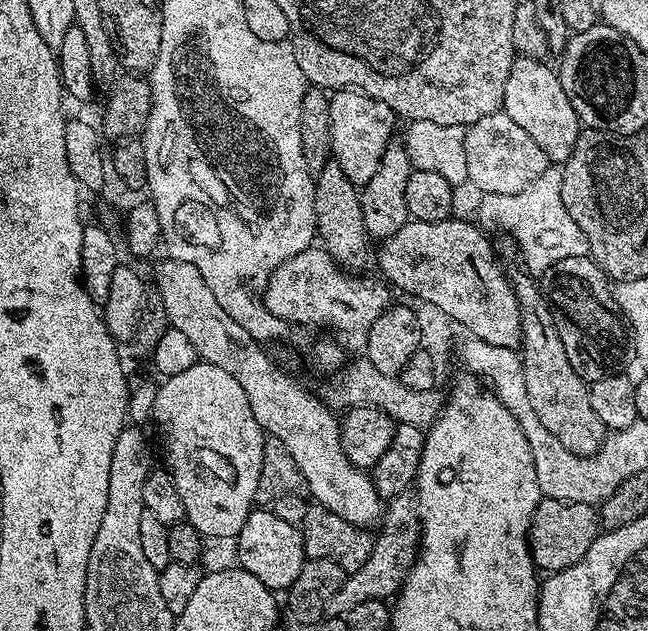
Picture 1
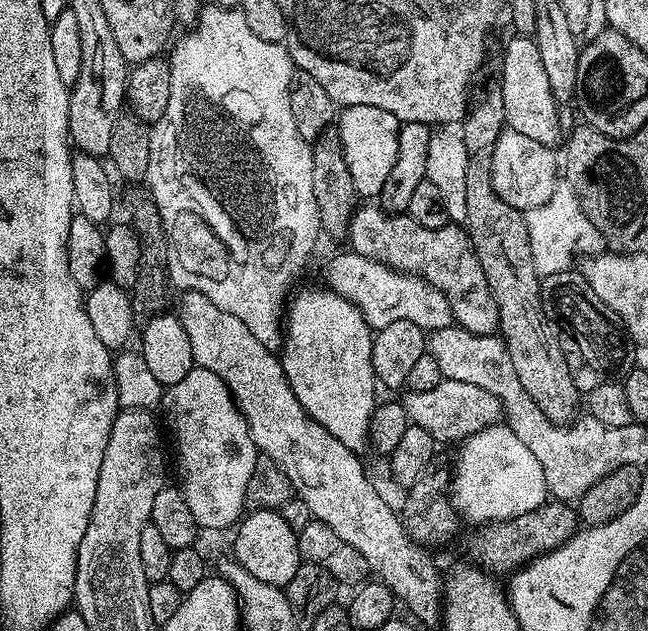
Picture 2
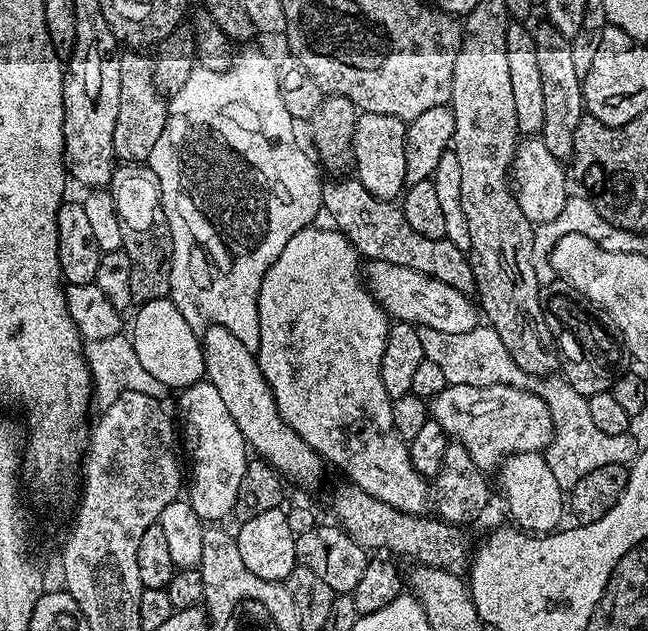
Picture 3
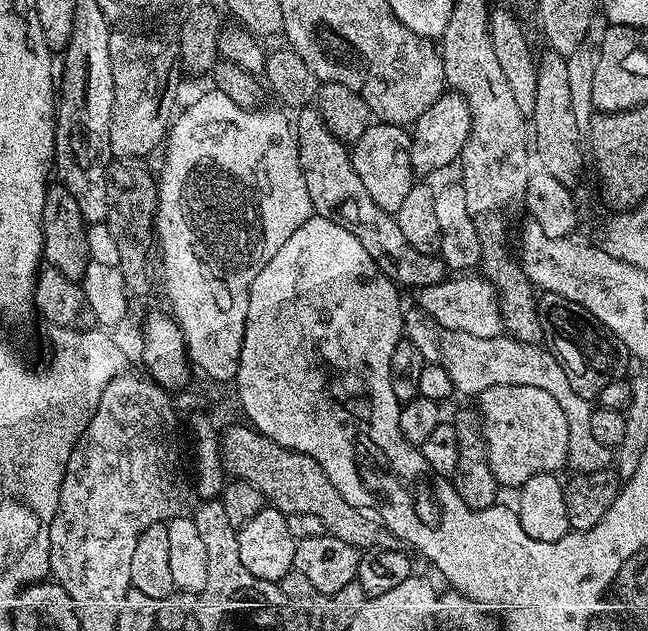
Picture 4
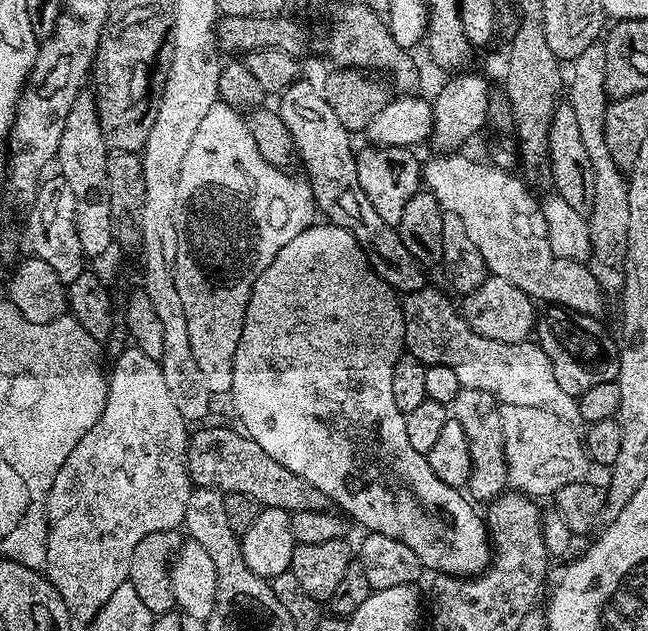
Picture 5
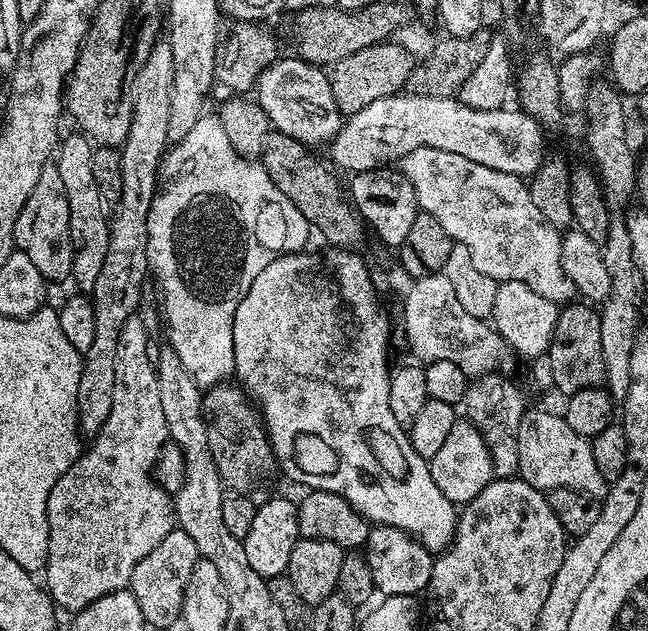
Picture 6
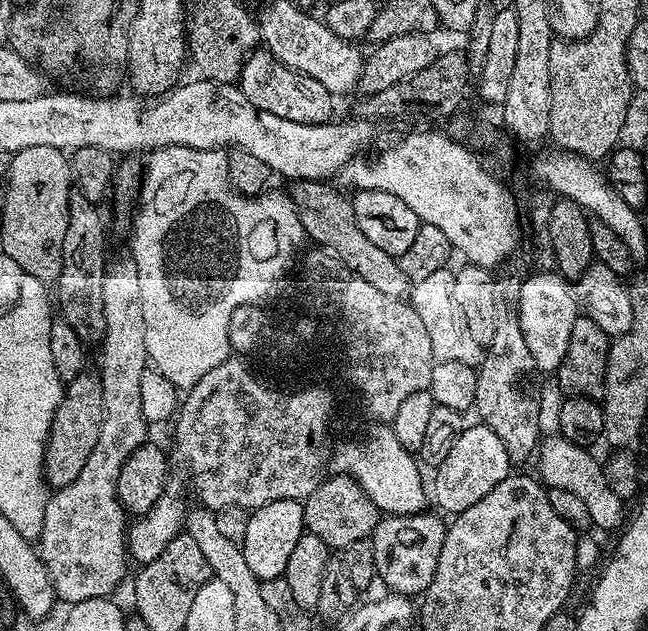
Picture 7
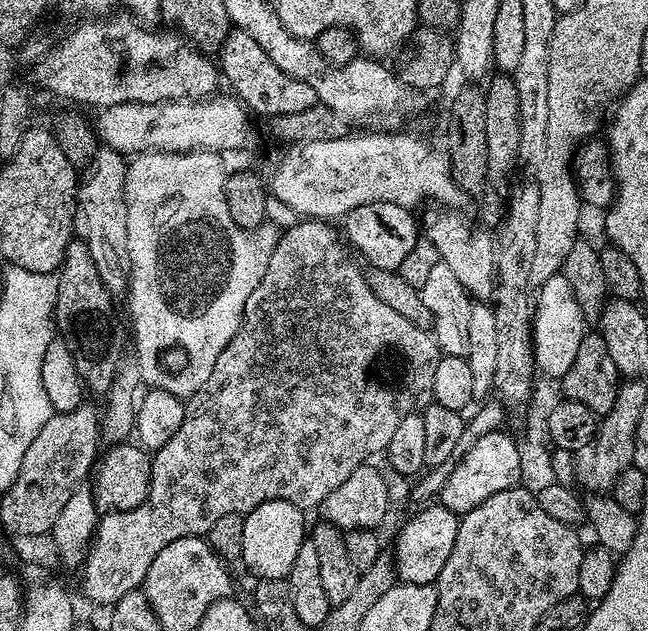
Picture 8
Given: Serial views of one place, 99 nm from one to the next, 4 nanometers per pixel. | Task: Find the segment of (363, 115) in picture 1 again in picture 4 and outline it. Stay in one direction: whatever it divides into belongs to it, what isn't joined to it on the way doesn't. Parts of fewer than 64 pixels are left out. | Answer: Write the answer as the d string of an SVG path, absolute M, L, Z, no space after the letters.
M373 122L368 125L366 134L351 145L352 165L358 170L358 178L362 178L362 186L366 186L366 194L374 198L381 210L395 214L398 206L410 194L414 183L414 173L410 162L409 150L412 149L412 137L407 127L398 124Z

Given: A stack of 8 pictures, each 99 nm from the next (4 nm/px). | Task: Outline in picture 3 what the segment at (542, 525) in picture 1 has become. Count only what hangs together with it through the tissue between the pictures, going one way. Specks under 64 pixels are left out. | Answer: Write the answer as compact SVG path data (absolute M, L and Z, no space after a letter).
M343 482L334 492L332 496L332 510L336 517L335 521L339 524L348 536L354 538L359 545L365 550L373 550L372 548L387 547L390 551L416 559L417 565L426 568L437 568L438 570L446 570L450 574L463 577L470 568L470 548L468 552L468 536L463 527L459 524L448 524L445 520L439 518L431 518L427 520L427 515L402 512L396 507L390 506L388 503L382 502L380 499L374 499L372 495L366 494L364 490L351 482Z

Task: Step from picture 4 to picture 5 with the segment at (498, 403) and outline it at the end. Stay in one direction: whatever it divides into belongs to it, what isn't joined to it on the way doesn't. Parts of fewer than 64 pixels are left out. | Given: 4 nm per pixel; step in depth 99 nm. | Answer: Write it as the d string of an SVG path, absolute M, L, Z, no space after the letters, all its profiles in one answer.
M531 402L504 404L500 410L502 438L506 450L508 483L526 496L551 497L570 482L588 480L590 453L585 441L559 416L559 411Z

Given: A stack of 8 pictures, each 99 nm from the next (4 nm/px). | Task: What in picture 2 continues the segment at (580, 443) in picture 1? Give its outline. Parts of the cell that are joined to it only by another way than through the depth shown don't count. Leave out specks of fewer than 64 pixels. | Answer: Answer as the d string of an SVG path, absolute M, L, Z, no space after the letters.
M492 86L477 104L475 101L469 107L468 115L462 121L462 135L468 155L466 231L486 274L486 282L496 299L500 319L498 335L510 354L510 362L514 362L514 371L518 373L522 387L526 394L530 394L530 398L534 398L534 402L538 402L538 410L542 410L546 418L556 424L567 424L577 419L582 408L582 394L574 386L574 378L570 378L557 329L549 313L540 307L542 277L532 261L524 212L502 202L492 181L494 142L498 142L498 134L505 127L502 94L499 87Z

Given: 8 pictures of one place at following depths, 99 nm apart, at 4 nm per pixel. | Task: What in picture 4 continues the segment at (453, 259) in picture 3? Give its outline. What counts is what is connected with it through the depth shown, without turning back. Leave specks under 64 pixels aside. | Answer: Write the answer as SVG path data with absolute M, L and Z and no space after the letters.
M303 107L297 116L300 117L294 120L296 144L300 148L300 165L306 178L306 190L310 190L313 213L350 230L393 284L413 290L441 284L446 278L443 260L439 255L418 254L418 250L406 242L402 230L398 230L395 215L381 210L374 198L366 194L366 186L362 186L362 178L358 178L358 170L352 165L349 145L330 134L322 114L315 107Z

